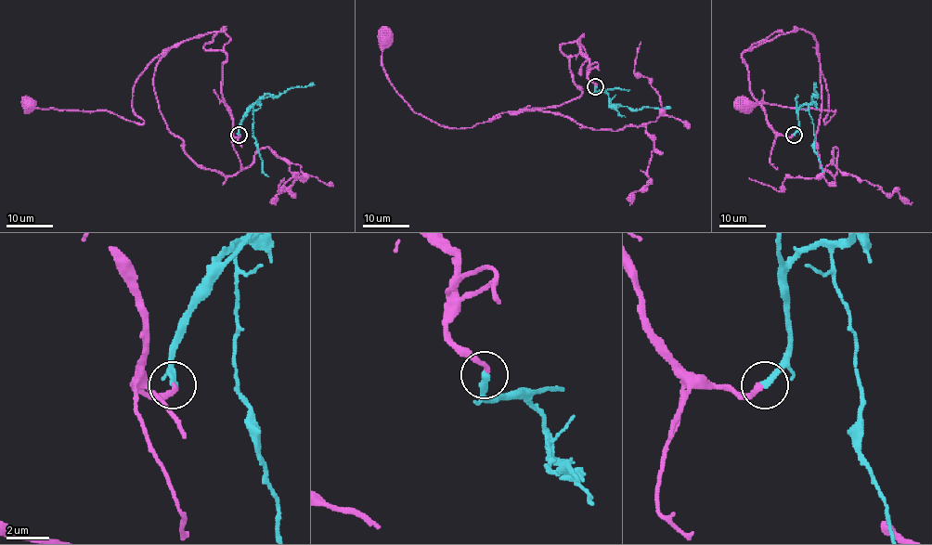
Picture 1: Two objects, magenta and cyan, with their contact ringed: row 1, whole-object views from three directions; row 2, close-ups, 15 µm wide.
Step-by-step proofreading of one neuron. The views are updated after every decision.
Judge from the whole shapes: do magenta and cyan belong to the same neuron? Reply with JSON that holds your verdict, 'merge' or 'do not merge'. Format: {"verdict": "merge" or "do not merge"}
{"verdict": "merge"}

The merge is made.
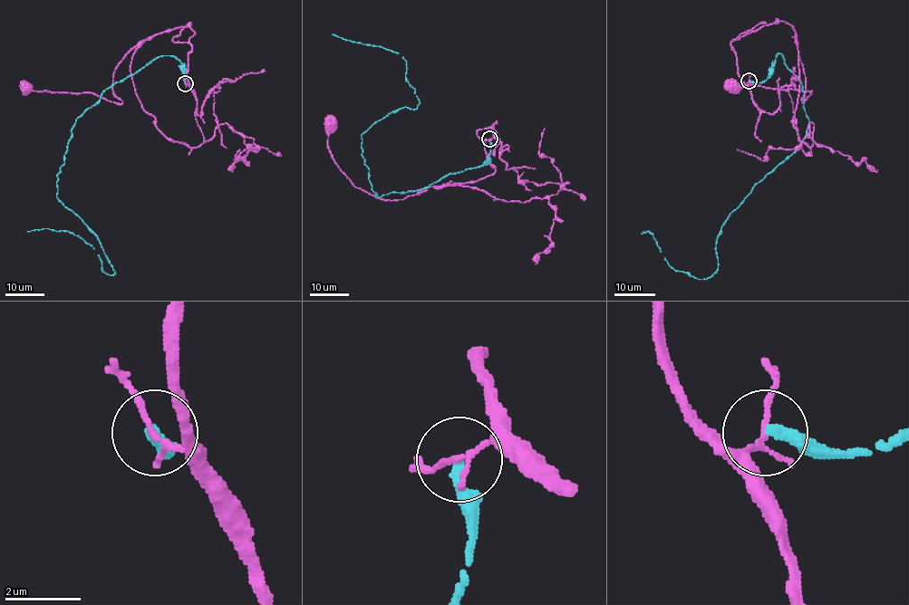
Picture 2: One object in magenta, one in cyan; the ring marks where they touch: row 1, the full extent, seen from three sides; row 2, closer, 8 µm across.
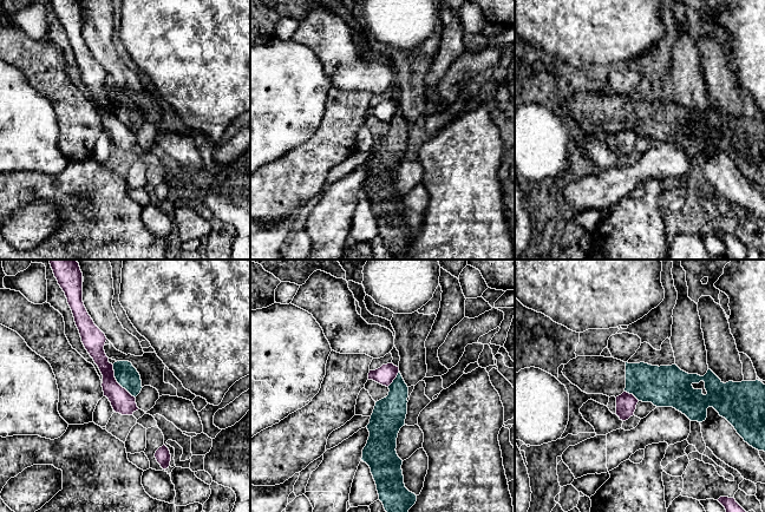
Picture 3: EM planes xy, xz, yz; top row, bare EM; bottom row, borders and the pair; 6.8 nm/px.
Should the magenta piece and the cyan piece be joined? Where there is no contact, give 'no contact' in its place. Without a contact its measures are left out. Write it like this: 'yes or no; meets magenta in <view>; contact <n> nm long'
no; meets magenta in xy; contact 280 nm long

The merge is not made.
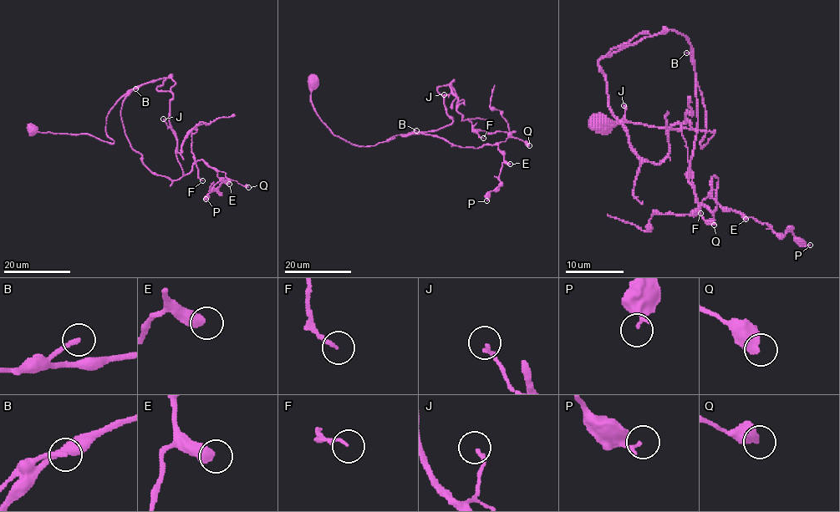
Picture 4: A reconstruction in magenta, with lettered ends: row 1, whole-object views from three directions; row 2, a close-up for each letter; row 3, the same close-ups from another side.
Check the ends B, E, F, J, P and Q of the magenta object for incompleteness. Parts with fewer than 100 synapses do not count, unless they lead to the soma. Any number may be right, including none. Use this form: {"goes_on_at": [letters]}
{"goes_on_at": []}

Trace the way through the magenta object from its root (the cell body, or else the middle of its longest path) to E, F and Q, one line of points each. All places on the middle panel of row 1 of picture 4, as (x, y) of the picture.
E: (313, 81), (317, 115), (353, 144), (370, 146), (422, 133), (462, 147), (496, 144), (510, 164)
F: (313, 81), (317, 115), (353, 144), (448, 126), (437, 88), (453, 80), (456, 110), (483, 138)
Q: (313, 81), (317, 115), (353, 144), (370, 146), (422, 133), (462, 147), (508, 138), (529, 145)

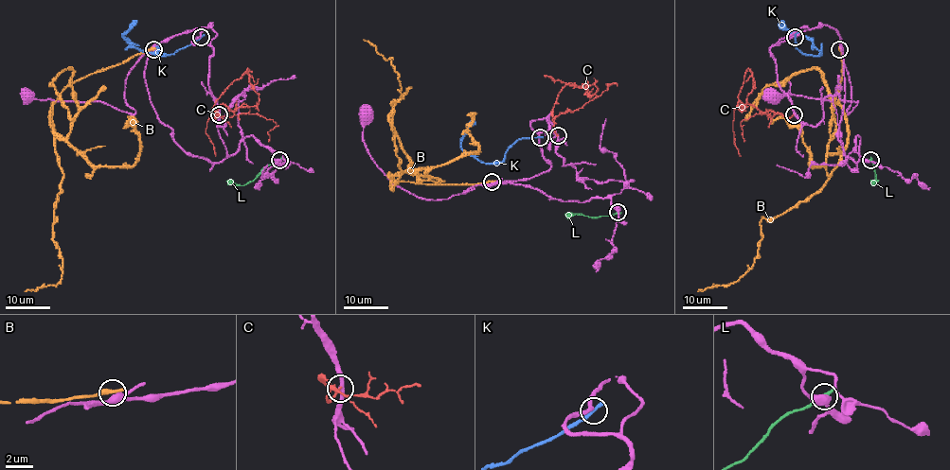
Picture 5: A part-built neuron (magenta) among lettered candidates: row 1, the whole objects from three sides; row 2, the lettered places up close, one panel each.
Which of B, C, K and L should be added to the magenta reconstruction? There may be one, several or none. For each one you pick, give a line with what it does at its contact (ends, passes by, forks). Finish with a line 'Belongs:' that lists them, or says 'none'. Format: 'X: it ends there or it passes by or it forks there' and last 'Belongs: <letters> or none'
C: it ends there
Belongs: C

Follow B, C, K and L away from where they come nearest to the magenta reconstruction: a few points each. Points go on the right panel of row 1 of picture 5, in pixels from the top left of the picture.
B: (839, 48), (838, 100), (848, 146), (838, 165), (821, 188), (761, 219), (758, 254), (743, 274), (697, 291)
C: (793, 113), (785, 118), (745, 104), (741, 111), (753, 86), (748, 68), (734, 111), (734, 144), (741, 156)
K: (796, 37), (797, 47), (804, 54), (819, 54), (805, 35), (793, 33), (781, 20)
L: (870, 160), (875, 181), (871, 185), (872, 181)

